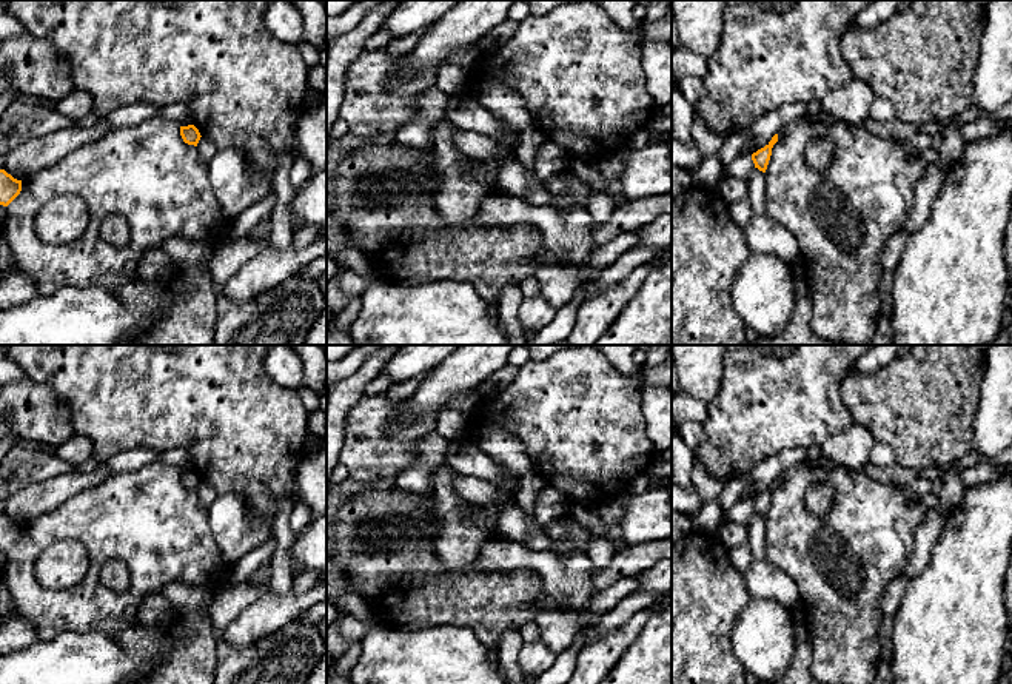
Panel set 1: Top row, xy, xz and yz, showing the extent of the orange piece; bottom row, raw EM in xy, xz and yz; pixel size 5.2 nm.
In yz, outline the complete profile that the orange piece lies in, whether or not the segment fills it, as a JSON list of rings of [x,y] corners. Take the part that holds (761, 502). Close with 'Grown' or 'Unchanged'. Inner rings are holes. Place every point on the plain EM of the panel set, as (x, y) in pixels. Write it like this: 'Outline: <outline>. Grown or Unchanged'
Outline: [[[778,479],[772,482],[772,485],[761,495],[752,499],[752,505],[755,508],[755,513],[759,516],[766,518],[770,501],[772,501],[772,493],[778,487]]]. Unchanged

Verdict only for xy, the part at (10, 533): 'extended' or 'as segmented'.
as segmented

